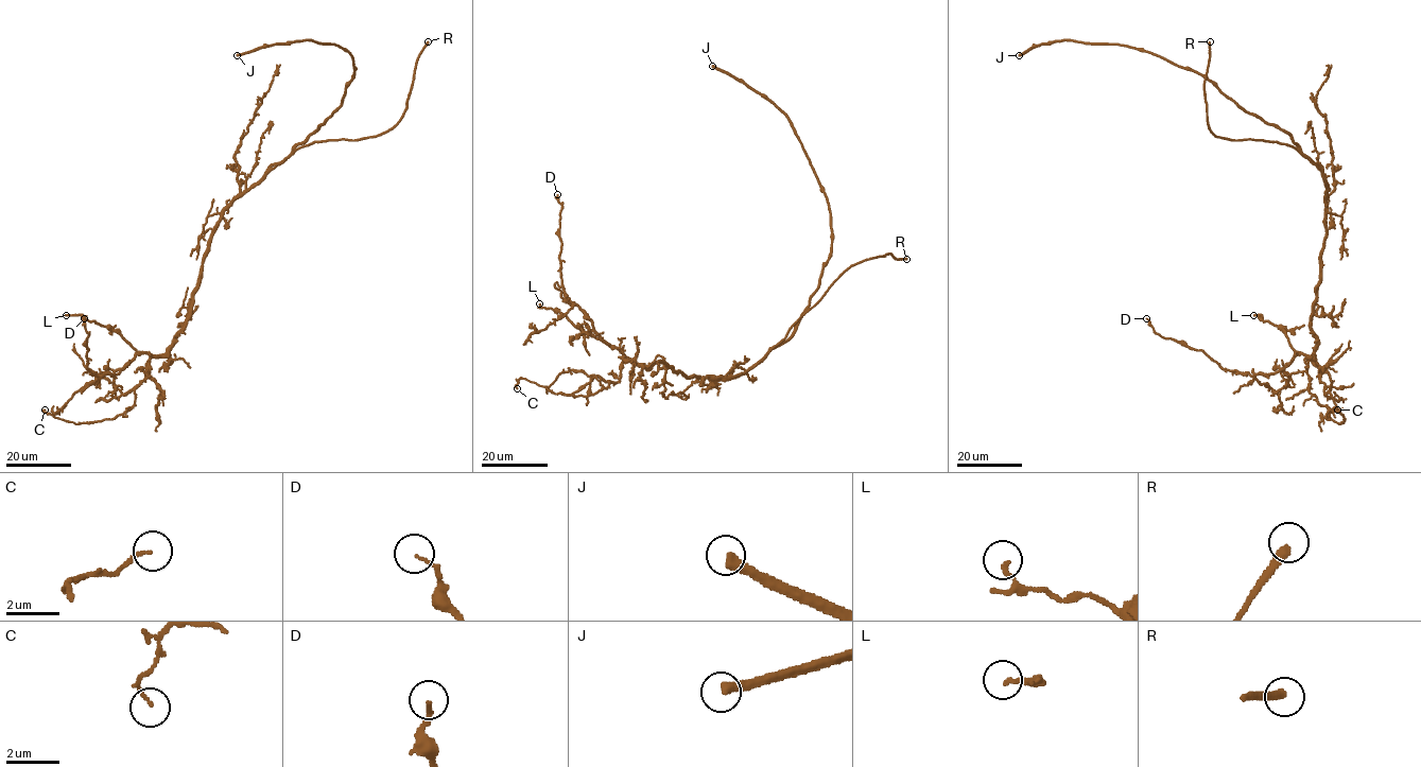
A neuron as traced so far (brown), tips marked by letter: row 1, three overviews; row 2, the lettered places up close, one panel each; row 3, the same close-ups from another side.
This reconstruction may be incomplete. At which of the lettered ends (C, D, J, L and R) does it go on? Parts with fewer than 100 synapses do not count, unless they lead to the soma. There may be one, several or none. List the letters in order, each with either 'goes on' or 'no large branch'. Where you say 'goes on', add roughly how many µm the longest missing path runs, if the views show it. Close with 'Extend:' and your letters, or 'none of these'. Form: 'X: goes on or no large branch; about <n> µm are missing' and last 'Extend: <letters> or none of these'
C: no large branch
D: no large branch
J: goes on; about 100 µm are missing
L: no large branch
R: goes on; about 10 µm are missing
Extend: J, R

